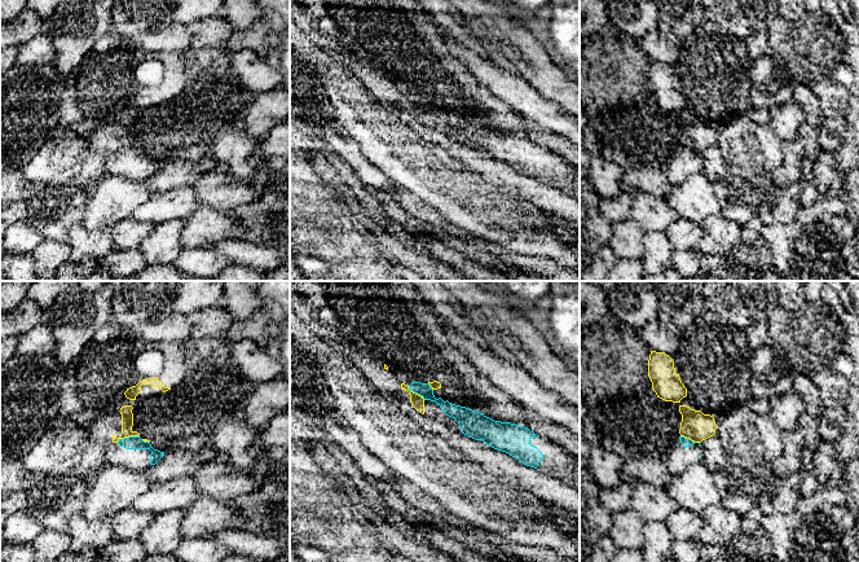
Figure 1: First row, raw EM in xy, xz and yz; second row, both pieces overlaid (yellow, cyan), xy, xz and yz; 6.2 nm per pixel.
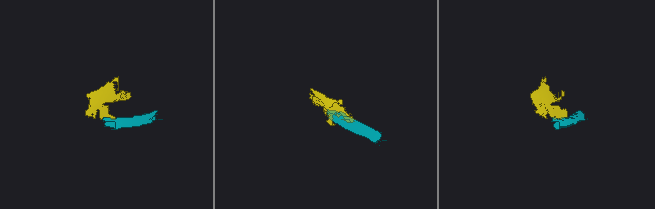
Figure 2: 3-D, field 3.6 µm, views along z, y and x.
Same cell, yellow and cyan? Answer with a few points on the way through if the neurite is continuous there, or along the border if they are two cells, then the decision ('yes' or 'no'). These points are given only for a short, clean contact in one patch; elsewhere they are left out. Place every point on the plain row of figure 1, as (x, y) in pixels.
along xy (139, 145), (120, 148), (117, 152) | no

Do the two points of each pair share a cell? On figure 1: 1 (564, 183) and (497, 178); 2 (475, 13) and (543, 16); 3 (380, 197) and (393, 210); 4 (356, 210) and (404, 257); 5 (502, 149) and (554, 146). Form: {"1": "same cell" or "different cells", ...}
{"1": "different cells", "2": "different cells", "3": "same cell", "4": "same cell", "5": "different cells"}

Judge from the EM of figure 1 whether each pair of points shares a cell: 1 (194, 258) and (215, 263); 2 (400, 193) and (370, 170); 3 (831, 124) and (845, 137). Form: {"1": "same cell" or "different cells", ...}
{"1": "same cell", "2": "different cells", "3": "same cell"}

